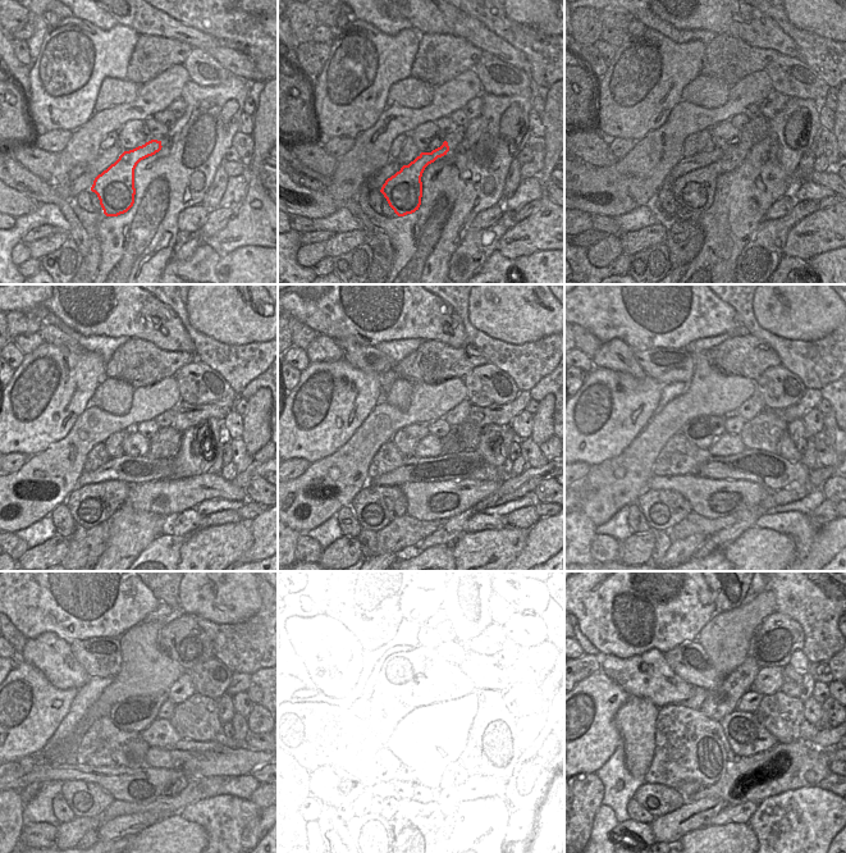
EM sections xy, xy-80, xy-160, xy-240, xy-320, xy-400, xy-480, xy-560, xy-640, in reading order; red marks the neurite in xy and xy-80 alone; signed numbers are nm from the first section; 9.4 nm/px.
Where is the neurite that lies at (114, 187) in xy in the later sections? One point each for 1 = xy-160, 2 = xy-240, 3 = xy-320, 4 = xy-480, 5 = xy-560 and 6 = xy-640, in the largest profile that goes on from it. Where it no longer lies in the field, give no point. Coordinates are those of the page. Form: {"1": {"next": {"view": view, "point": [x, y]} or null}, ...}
{"1": {"next": {"view": "xy-160", "point": [694, 192]}}, "2": {"next": {"view": "xy-240", "point": [100, 493]}}, "3": {"next": {"view": "xy-320", "point": [382, 501]}}, "4": {"next": {"view": "xy-480", "point": [86, 799]}}, "5": {"next": {"view": "xy-560", "point": [373, 798]}}, "6": {"next": {"view": "xy-640", "point": [658, 799]}}}

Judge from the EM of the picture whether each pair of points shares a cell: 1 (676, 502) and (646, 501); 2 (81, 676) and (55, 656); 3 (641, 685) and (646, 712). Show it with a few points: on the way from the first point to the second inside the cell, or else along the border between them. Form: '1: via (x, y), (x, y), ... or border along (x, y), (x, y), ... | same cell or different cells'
1: via (668, 502), (654, 501) | same cell
2: via (74, 675), (62, 662) | same cell
3: border along (630, 694), (644, 697), (659, 707) | different cells

